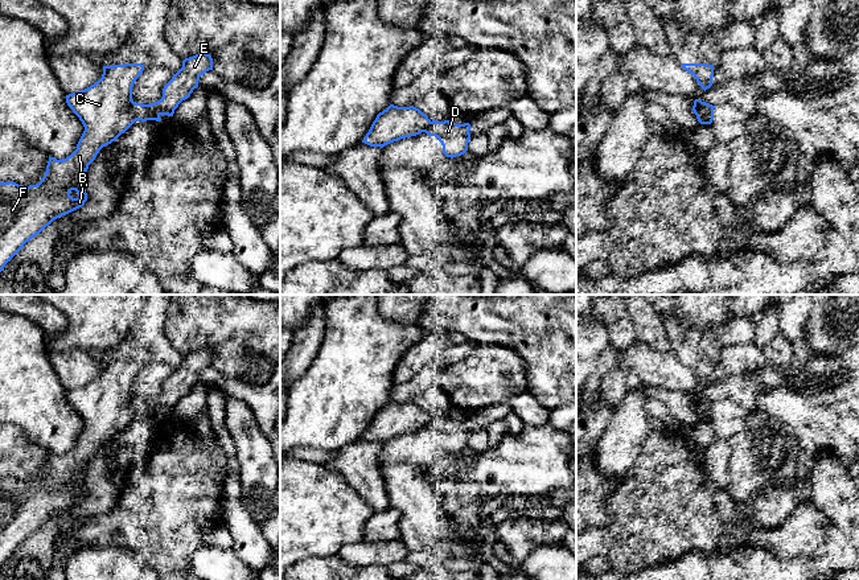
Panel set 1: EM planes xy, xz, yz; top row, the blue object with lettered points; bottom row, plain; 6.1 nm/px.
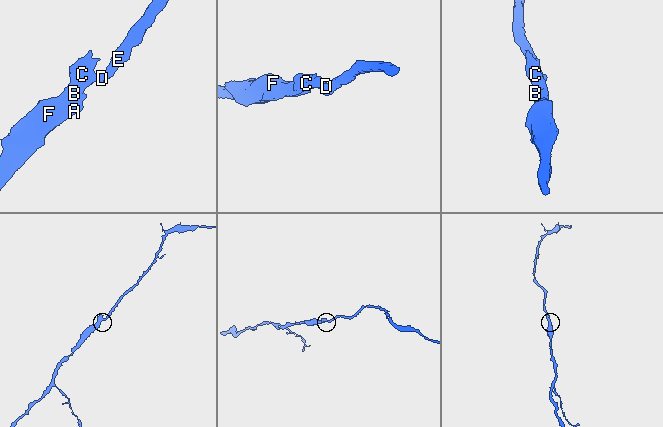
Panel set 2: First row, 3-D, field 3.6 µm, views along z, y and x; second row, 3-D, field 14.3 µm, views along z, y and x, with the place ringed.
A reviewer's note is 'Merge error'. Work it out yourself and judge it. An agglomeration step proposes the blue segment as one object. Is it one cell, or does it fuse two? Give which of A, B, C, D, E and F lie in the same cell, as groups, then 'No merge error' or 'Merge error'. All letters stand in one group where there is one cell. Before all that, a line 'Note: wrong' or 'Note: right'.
Note: right
Groups: A B C F / D E. Merge error

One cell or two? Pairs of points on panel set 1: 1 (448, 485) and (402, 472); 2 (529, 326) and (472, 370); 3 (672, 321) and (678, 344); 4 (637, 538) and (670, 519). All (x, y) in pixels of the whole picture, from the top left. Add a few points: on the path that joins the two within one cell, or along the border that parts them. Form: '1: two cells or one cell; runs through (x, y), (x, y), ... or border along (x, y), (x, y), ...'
1: two cells; border along (422, 472), (442, 496), (444, 505)
2: two cells; border along (477, 342), (510, 346), (522, 358), (526, 367)
3: one cell; runs through (673, 326), (678, 338)
4: one cell; runs through (645, 530), (656, 519), (662, 519)

